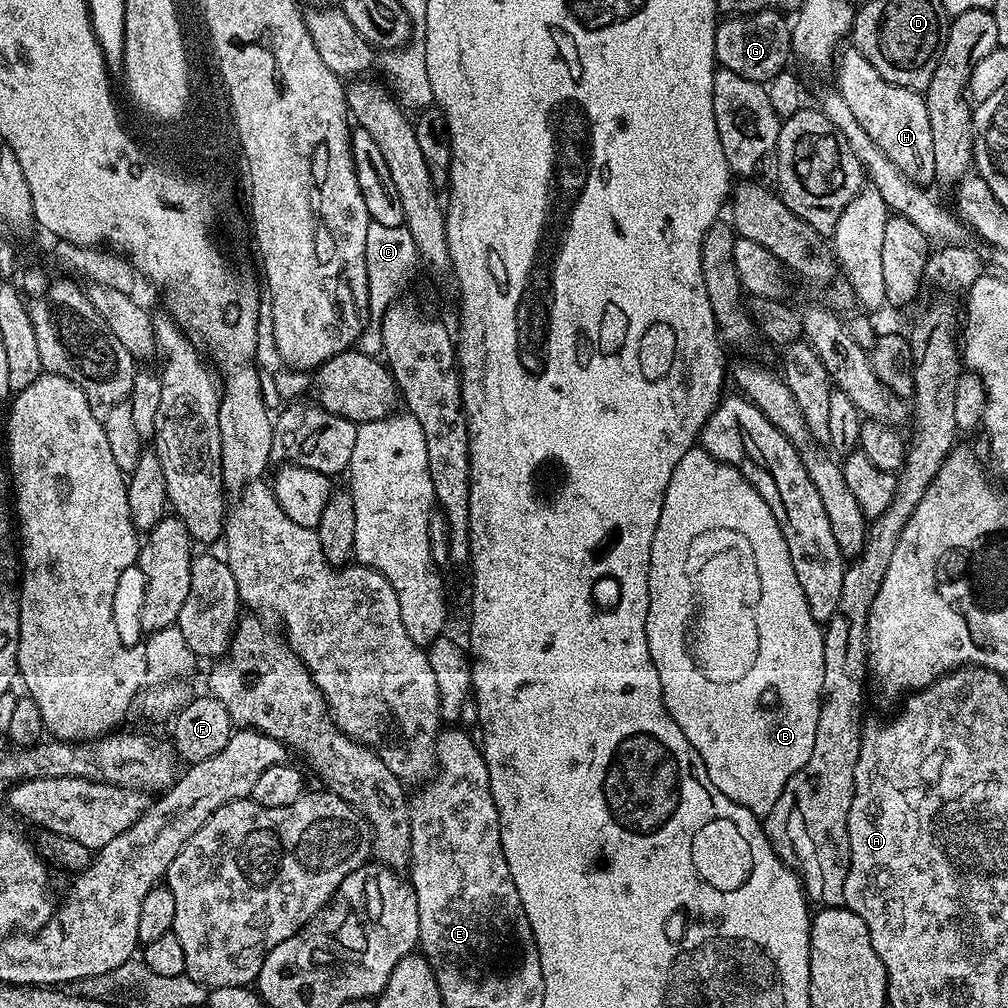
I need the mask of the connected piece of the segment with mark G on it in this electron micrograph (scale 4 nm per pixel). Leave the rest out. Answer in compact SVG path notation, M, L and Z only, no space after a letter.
M765 10L752 12L748 16L728 16L721 19L716 26L716 63L726 70L734 70L734 74L742 74L747 80L767 82L772 80L779 72L789 67L788 59L793 59L792 25L779 16L779 11Z

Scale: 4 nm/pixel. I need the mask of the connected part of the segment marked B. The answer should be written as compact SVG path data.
M693 446L686 454L682 454L682 462L678 462L678 466L674 466L674 474L670 474L670 486L666 486L666 498L662 502L662 518L658 518L658 530L654 530L654 542L650 550L648 593L650 594L650 602L648 603L648 617L646 618L646 638L650 646L650 658L658 670L658 682L662 686L664 705L670 714L670 718L674 718L674 722L678 722L682 734L686 734L686 738L690 738L690 746L694 746L694 750L698 750L698 754L706 766L706 774L710 774L710 782L714 782L714 786L718 786L718 790L722 790L722 794L726 794L726 798L746 806L746 810L750 810L755 816L768 817L770 810L774 810L774 802L778 802L778 798L782 798L782 790L786 786L786 782L790 782L790 778L794 778L794 774L798 774L798 770L802 770L802 766L806 766L806 762L810 762L810 754L814 754L814 734L818 734L820 698L824 695L822 690L822 682L824 681L824 634L821 621L815 620L810 614L806 594L798 582L798 574L794 574L794 562L790 562L790 550L786 546L786 538L782 534L780 523L774 518L770 506L766 506L762 494L758 494L758 490L754 490L754 486L740 473L739 468L726 463L724 460L715 460L702 446Z

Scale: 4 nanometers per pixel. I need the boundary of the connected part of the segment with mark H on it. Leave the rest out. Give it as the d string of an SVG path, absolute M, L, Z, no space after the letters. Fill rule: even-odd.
M851 46L845 48L845 52L843 49L839 53L834 64L834 73L836 72L835 91L839 92L843 101L850 106L851 113L858 118L863 130L866 130L866 133L870 134L870 138L878 144L878 149L882 150L886 157L890 158L895 166L898 166L899 170L906 174L907 178L912 179L918 185L930 185L930 182L933 183L936 180L934 134L930 134L930 114L926 110L924 96L915 88L898 86L894 82L882 78L882 74L878 74L878 70L874 70L874 66L870 66L870 62L861 52Z

